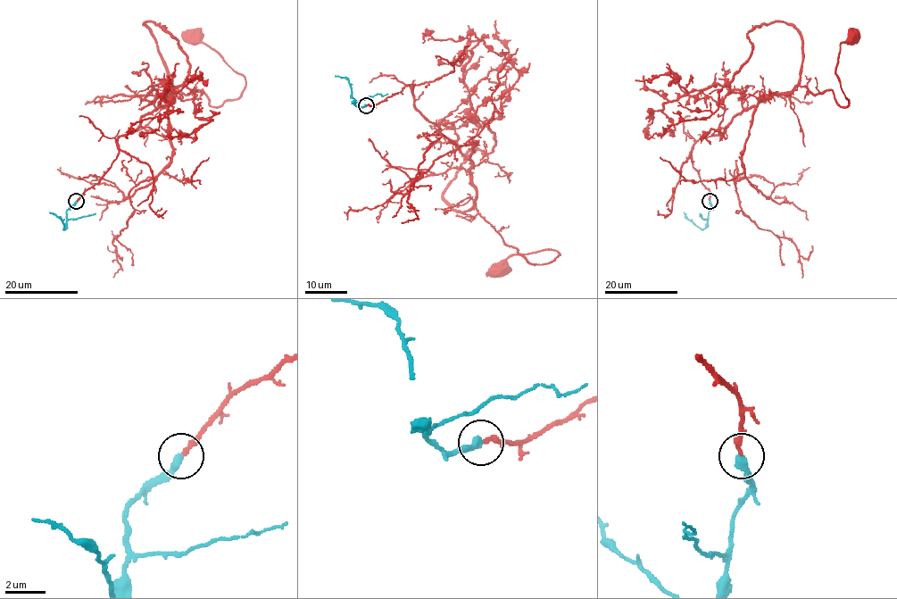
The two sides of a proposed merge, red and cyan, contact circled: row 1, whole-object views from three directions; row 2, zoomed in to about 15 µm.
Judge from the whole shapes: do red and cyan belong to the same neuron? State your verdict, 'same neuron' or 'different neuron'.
same neuron

